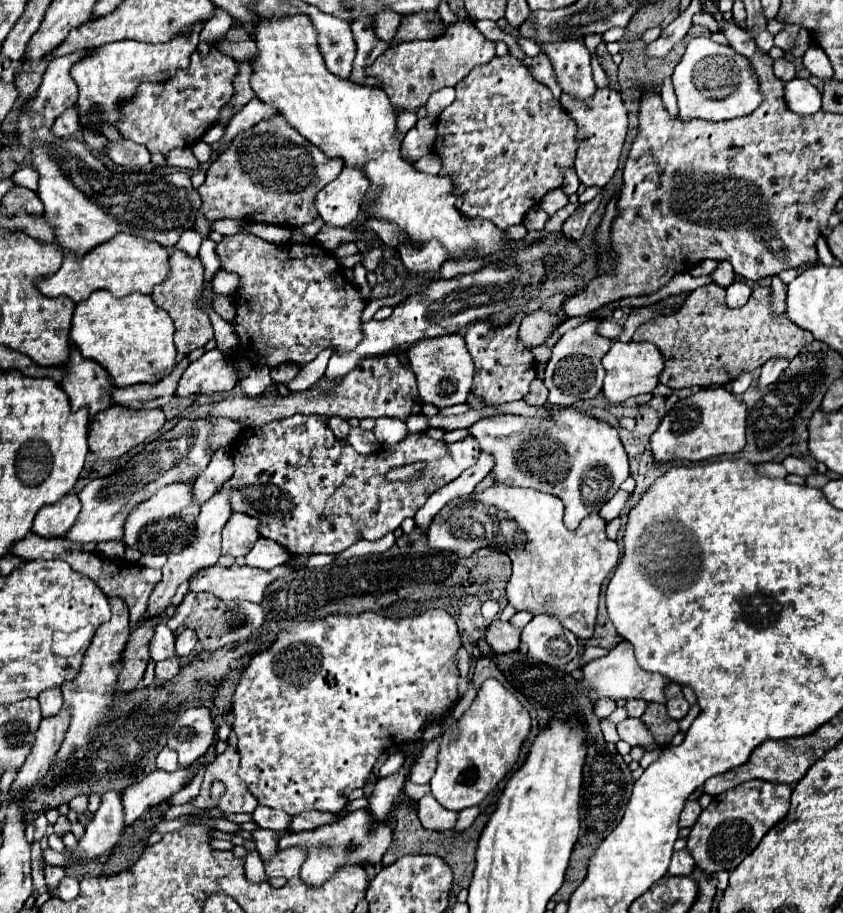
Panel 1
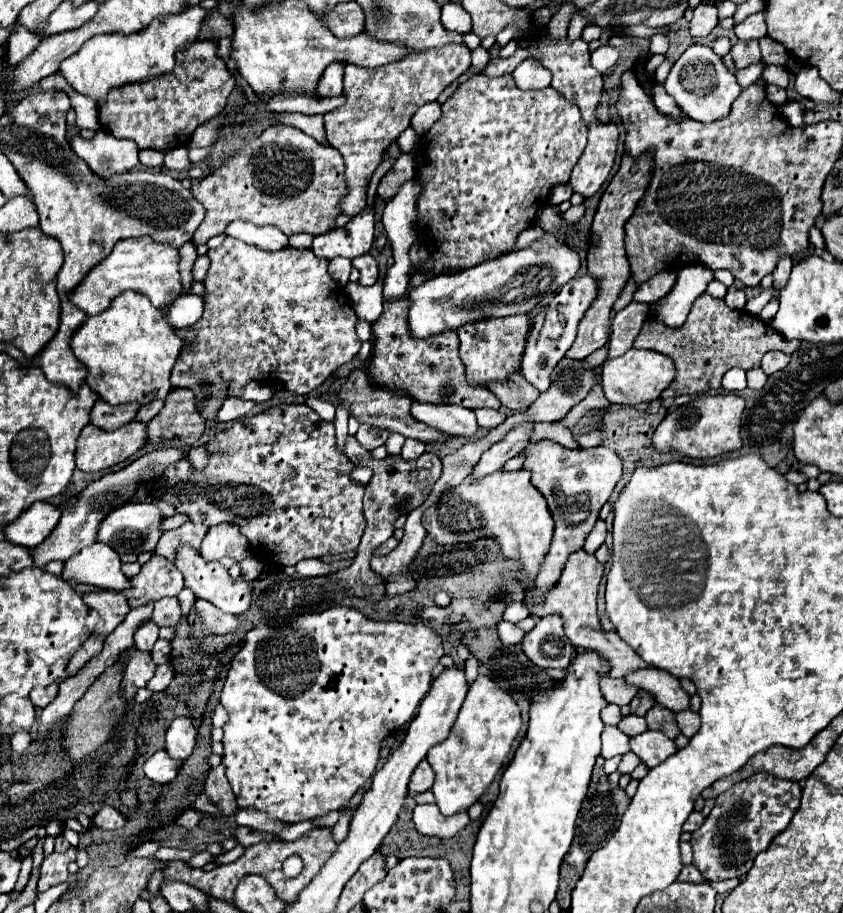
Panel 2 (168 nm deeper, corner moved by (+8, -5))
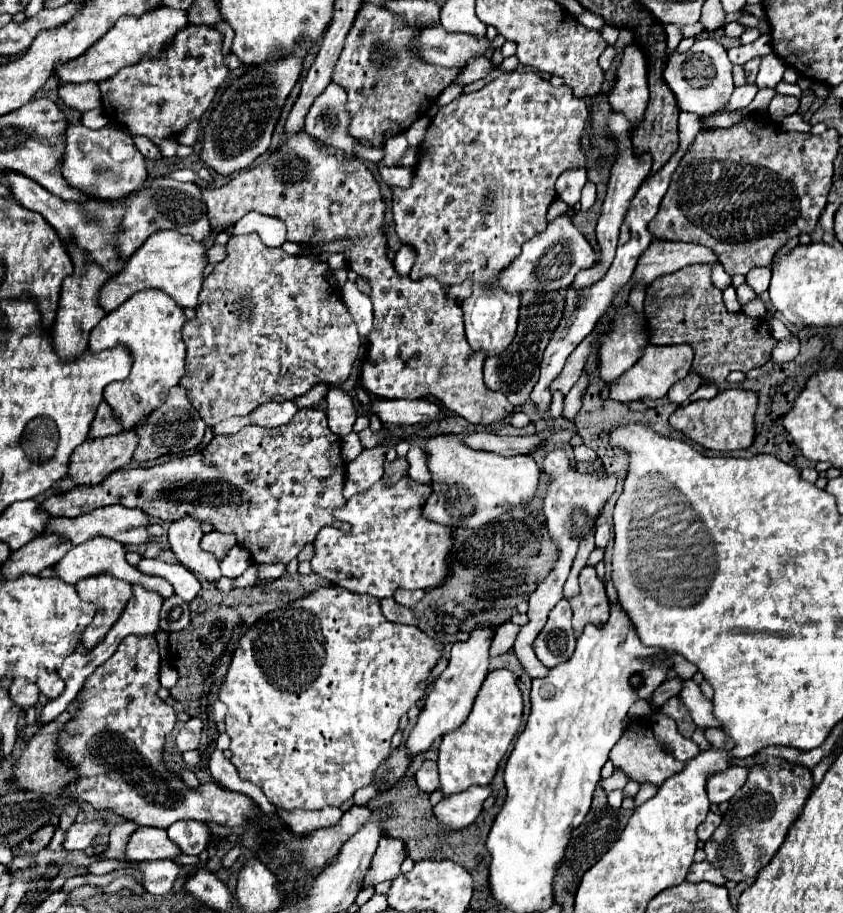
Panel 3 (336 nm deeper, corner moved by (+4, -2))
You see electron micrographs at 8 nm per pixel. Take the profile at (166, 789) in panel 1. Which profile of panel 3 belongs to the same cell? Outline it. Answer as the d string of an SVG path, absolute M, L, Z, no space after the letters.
M101 817L93 819L93 821L83 821L83 823L73 823L67 831L65 831L65 843L63 847L65 849L87 849L93 839L101 833L107 833L109 831L109 823Z

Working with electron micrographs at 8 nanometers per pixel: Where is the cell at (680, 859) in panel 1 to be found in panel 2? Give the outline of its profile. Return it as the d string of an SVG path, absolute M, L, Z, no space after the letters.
M691 864L691 866L683 866L681 874L679 874L681 882L705 882L705 878L701 878L701 872Z

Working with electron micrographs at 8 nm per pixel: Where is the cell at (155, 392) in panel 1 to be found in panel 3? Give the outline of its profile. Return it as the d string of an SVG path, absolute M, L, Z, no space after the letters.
M103 401L97 409L97 415L91 423L91 431L89 437L105 437L105 435L117 435L121 433L121 421L117 417L113 417L113 411L109 409L109 405Z

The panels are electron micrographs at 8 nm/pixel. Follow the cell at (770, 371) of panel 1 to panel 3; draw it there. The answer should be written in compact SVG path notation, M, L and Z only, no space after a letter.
M797 339L779 341L779 345L771 353L771 359L781 365L781 363L787 363L787 361L793 361L793 357L797 357L797 353L799 353L799 341Z

